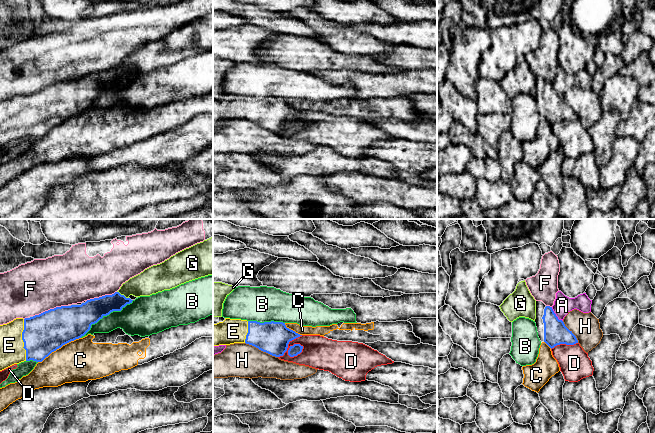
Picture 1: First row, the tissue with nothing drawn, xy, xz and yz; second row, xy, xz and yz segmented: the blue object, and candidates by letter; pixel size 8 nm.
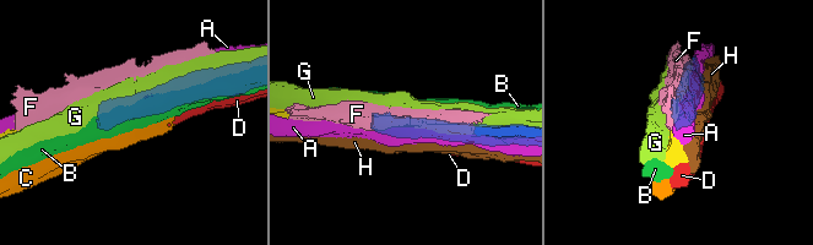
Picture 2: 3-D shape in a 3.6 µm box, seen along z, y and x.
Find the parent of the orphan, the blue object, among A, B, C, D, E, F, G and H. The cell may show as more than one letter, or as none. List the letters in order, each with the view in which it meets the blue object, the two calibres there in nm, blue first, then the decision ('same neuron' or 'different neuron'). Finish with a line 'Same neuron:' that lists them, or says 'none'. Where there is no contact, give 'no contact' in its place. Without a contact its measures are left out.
A: contact in yz; calibres 190 and 140 nm; different neuron
B: contact in xy; calibres 260 and 260 nm; different neuron
C: contact in xy; calibres 320 and 340 nm; different neuron
D: contact in xz; calibres 90 and 260 nm; different neuron
E: contact in xy; calibres 320 and 190 nm; same neuron
F: contact in xy; calibres 320 and 420 nm; different neuron
G: contact in xy; calibres 170 and 200 nm; different neuron
H: contact in xz; calibres 260 and 280 nm; different neuron
Same neuron: E

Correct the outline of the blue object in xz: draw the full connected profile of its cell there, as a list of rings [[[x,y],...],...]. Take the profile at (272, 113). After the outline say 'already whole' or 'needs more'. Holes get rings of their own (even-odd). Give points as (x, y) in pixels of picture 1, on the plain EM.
[[[225,94],[223,98],[213,100],[213,123],[219,121],[230,121],[234,119],[246,119],[272,132],[283,132],[287,127],[290,117],[302,111],[286,103],[283,98],[247,97],[241,95]]] | needs more

